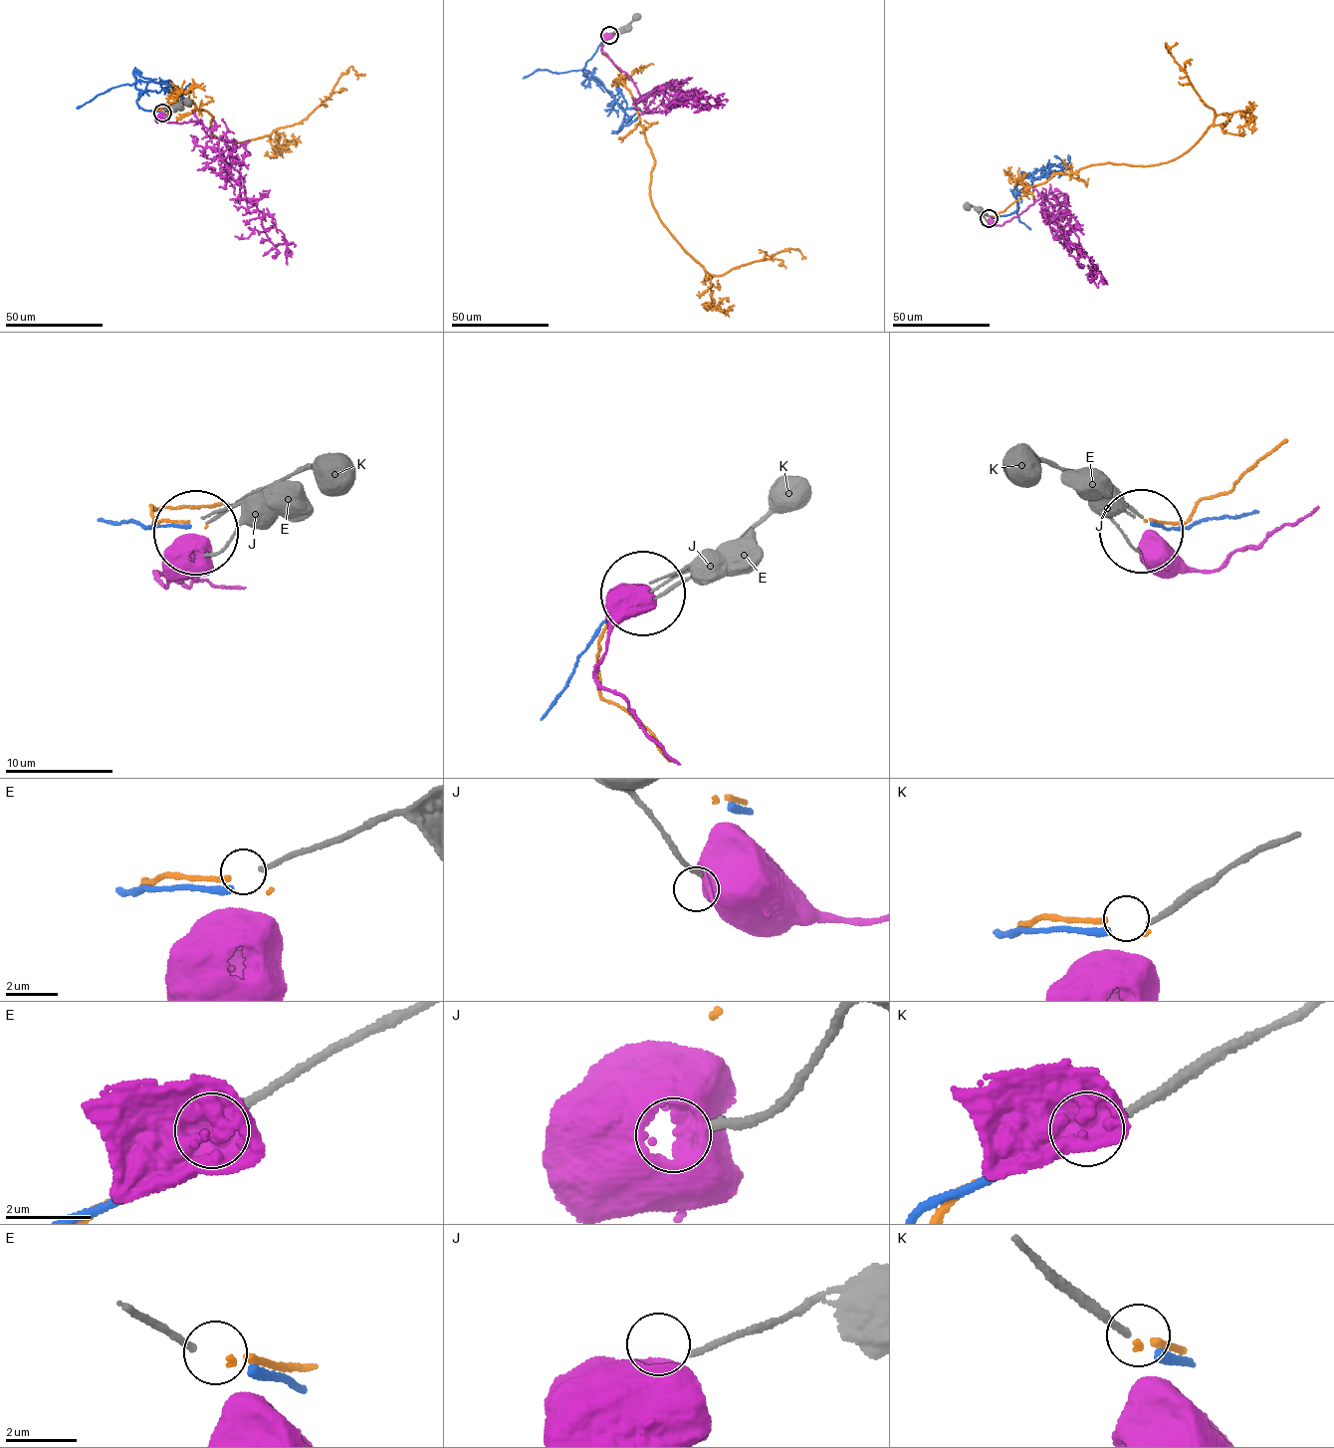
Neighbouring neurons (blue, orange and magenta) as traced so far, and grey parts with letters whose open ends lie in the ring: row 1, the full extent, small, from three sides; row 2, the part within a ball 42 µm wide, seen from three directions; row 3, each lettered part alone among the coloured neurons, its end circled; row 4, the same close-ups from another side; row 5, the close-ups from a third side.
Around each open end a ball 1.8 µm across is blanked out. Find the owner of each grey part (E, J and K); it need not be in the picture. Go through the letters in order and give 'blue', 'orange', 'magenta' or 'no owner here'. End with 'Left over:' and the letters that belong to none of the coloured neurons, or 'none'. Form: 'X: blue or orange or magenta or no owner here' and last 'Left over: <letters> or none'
E: no owner here
J: no owner here
K: no owner here
Left over: E, J, K

